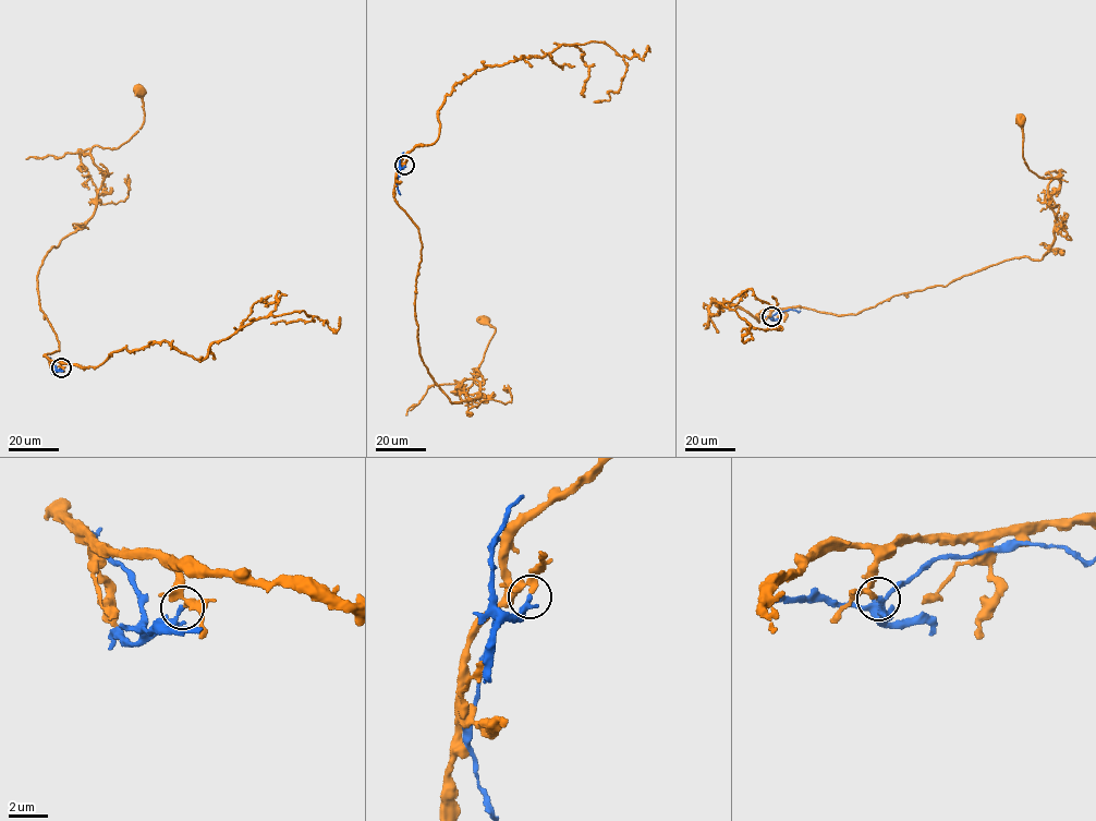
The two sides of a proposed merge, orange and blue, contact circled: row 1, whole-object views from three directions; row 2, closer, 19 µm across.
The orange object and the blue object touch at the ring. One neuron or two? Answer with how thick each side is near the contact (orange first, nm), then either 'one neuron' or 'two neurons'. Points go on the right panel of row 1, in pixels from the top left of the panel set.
240/160 nm | two neurons

